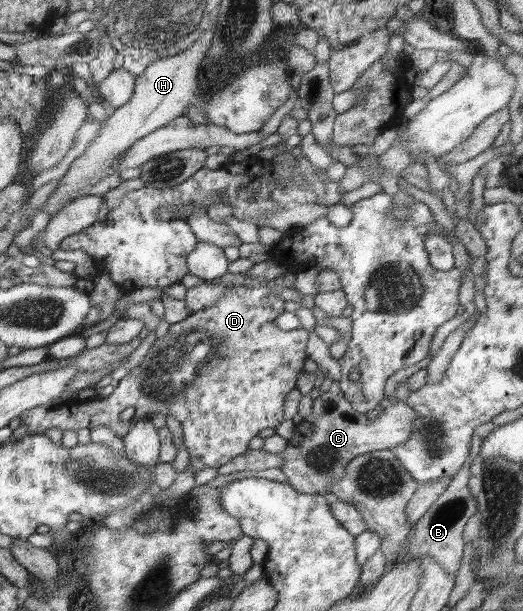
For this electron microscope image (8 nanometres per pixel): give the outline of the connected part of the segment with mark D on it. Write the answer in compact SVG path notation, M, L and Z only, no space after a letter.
M264 281L259 288L245 285L233 286L212 308L192 313L186 320L176 322L168 328L166 336L157 338L141 364L130 368L130 373L116 383L117 388L109 397L72 401L66 405L46 409L36 407L20 413L21 424L26 424L28 434L44 435L48 428L74 430L106 426L108 430L123 438L128 434L130 425L120 424L120 414L126 408L134 408L132 423L150 420L153 414L174 416L179 420L184 432L184 444L190 453L189 466L194 473L206 468L224 466L233 458L245 454L249 443L261 430L276 428L284 420L283 406L288 392L297 388L297 379L304 373L307 357L308 330L282 331L275 321L285 312L284 300L268 287Z

